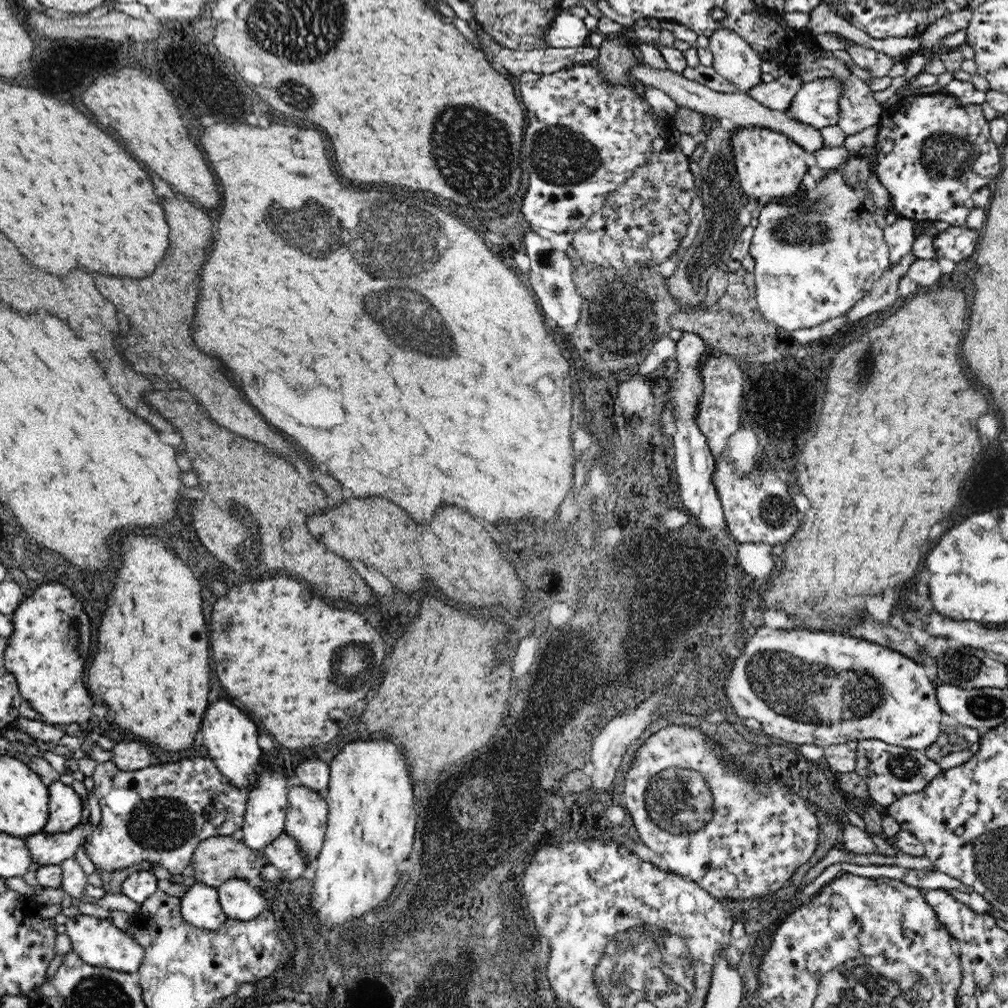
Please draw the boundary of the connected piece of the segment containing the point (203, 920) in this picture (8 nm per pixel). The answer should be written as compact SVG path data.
M195 882L180 898L180 914L190 925L216 930L228 918L218 902L217 889Z

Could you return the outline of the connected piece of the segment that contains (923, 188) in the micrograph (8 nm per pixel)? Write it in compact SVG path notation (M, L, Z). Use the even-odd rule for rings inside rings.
M944 91L928 95L896 97L883 105L880 122L873 130L877 149L876 175L882 190L890 193L891 208L898 216L920 221L948 222L950 227L962 227L974 208L972 195L976 190L999 177L1003 163L1000 150L992 140L989 121L978 104L962 105L958 98Z

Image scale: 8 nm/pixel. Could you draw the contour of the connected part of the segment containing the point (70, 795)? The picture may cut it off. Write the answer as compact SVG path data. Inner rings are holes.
M59 780L50 783L49 816L44 832L54 835L71 832L82 822L82 798L70 785Z

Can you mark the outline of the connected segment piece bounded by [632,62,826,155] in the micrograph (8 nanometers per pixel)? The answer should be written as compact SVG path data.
M644 62L638 63L632 68L632 75L646 86L653 86L663 90L679 106L685 106L704 115L712 115L716 119L729 118L735 127L760 127L785 134L796 142L806 153L813 155L814 152L826 148L820 131L809 124L797 121L789 116L787 111L772 110L756 101L748 93L723 93L716 92L694 80L686 79L680 73L669 69L660 70L651 68Z

